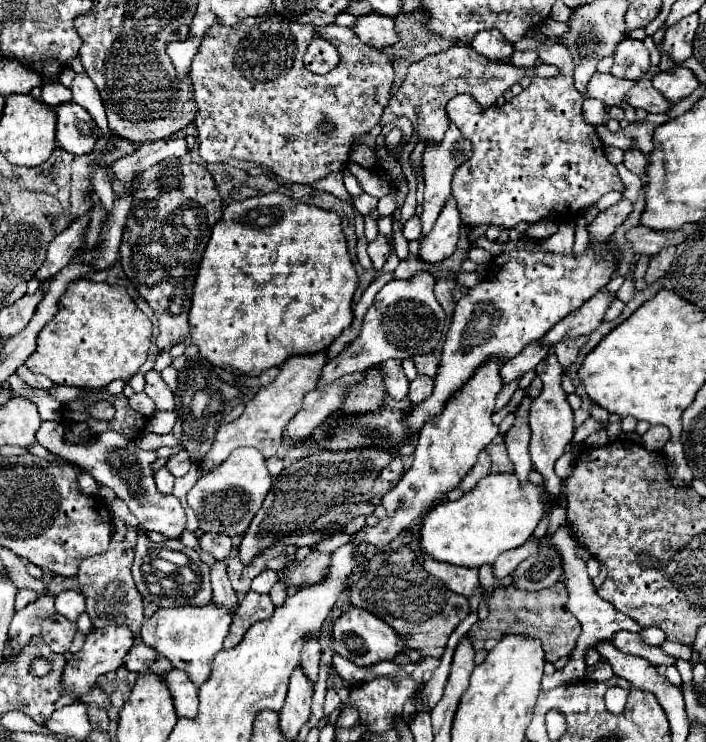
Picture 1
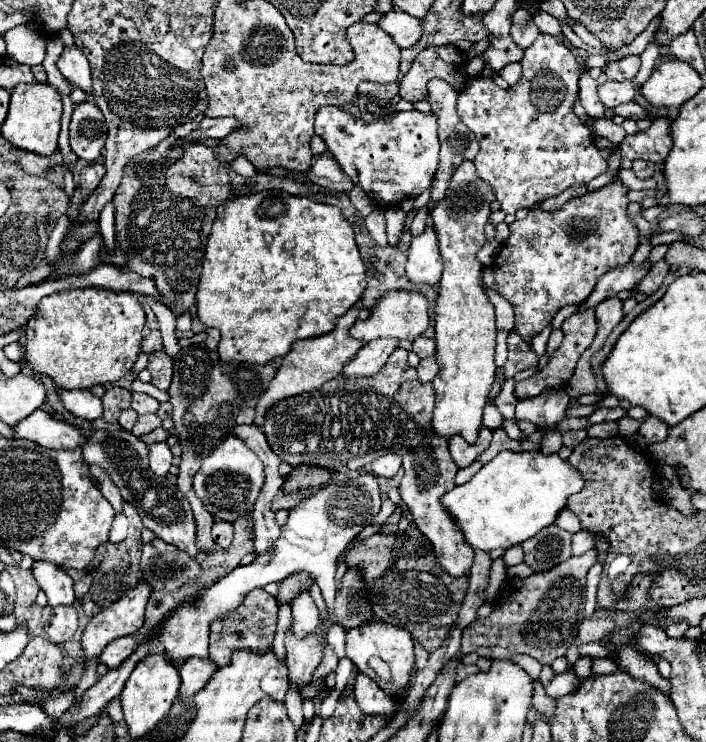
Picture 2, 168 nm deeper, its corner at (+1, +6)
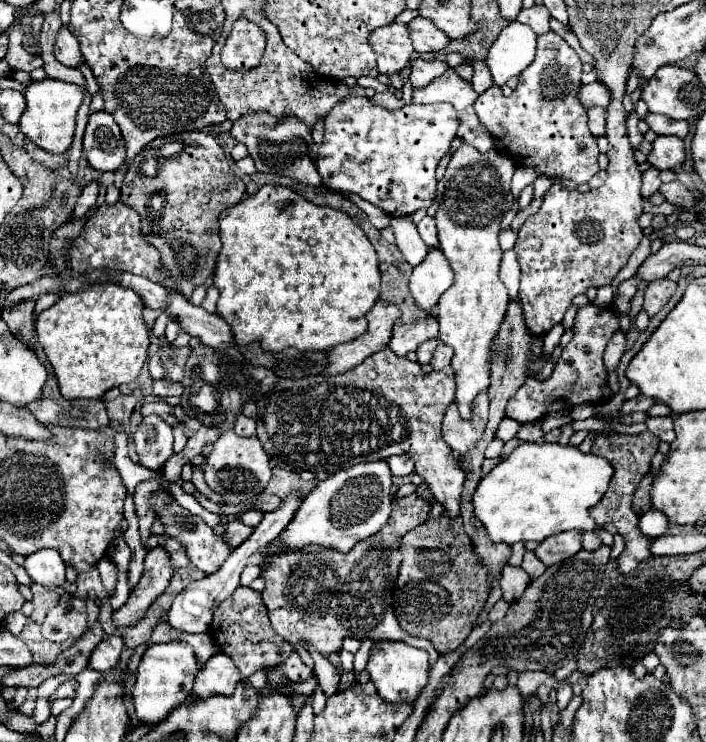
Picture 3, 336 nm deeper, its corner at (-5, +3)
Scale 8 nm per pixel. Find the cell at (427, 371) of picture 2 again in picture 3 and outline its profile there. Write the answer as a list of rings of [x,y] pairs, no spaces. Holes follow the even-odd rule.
[[[443,343],[435,349],[435,353],[433,353],[433,359],[431,359],[431,367],[435,369],[435,371],[439,371],[439,369],[443,369],[443,367],[447,367],[451,363],[451,347],[443,347]]]

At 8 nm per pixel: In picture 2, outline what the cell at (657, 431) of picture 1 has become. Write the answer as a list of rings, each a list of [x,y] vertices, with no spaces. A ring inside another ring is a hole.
[[[647,416],[639,428],[641,436],[645,438],[647,444],[653,444],[653,442],[661,442],[667,438],[667,432],[669,432],[669,426],[663,422],[663,420],[657,420],[655,416]]]

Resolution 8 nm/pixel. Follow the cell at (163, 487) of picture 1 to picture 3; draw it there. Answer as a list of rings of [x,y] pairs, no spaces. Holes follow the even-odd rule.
[[[157,415],[143,419],[133,435],[139,453],[139,463],[147,469],[159,471],[165,461],[173,455],[173,433],[171,427]]]

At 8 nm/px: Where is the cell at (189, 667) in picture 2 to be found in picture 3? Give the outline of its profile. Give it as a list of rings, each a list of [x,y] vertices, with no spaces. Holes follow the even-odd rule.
[[[215,653],[195,675],[193,693],[201,699],[211,695],[231,695],[235,691],[235,683],[239,683],[241,675],[231,659],[223,653]]]

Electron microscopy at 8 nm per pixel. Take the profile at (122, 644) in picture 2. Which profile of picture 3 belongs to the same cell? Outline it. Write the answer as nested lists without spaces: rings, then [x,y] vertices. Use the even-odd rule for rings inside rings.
[[[111,635],[111,637],[103,639],[95,647],[95,651],[89,659],[89,667],[95,669],[95,671],[101,671],[101,673],[107,673],[107,671],[115,669],[119,659],[121,659],[123,649],[125,649],[125,643],[123,643],[121,635]]]

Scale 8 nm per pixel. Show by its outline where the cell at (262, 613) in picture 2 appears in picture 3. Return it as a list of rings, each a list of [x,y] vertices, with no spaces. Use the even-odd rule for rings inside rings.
[[[239,587],[235,595],[231,595],[231,599],[223,601],[221,607],[215,609],[209,635],[219,645],[221,653],[229,655],[235,661],[243,679],[251,677],[259,669],[275,667],[277,663],[283,663],[293,651],[293,647],[285,639],[279,639],[279,635],[275,635],[261,593],[257,593],[251,587]]]

